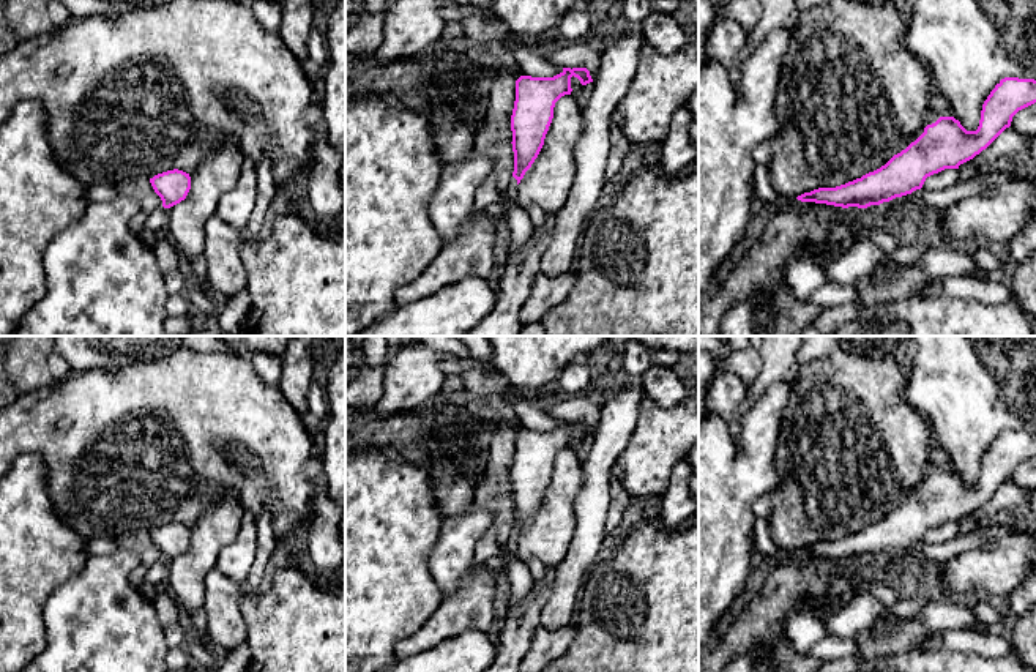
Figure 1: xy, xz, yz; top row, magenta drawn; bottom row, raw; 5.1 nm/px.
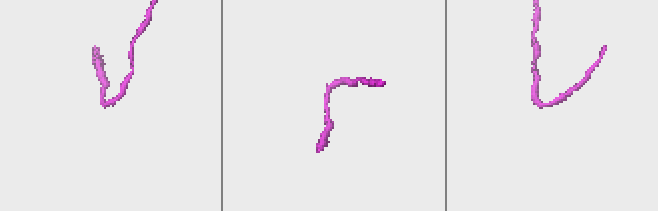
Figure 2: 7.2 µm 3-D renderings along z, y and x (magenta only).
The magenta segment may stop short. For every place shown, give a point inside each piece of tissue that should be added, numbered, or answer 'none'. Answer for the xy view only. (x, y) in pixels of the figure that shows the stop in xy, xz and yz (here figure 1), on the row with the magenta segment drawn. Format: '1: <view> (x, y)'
none

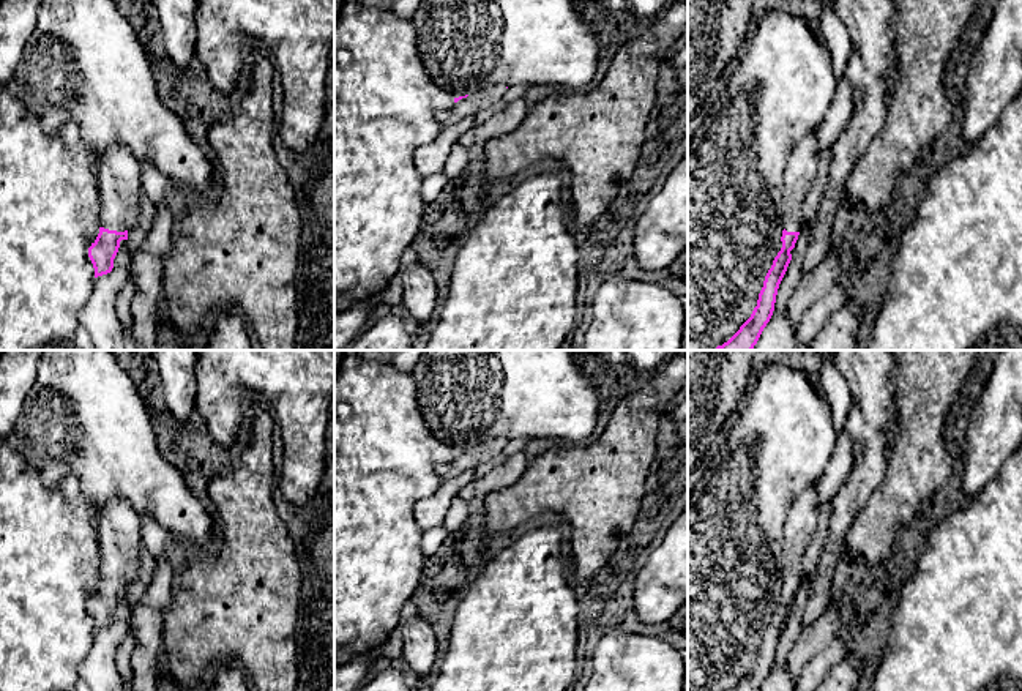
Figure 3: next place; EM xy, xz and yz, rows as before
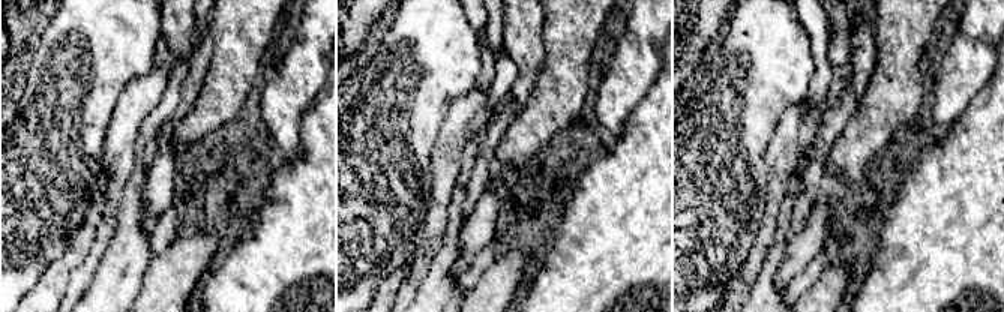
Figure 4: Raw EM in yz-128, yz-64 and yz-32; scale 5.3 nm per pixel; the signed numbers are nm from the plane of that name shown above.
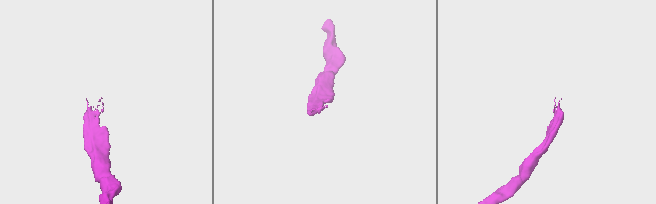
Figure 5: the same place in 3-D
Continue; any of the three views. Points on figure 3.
1: xy (117, 172)

